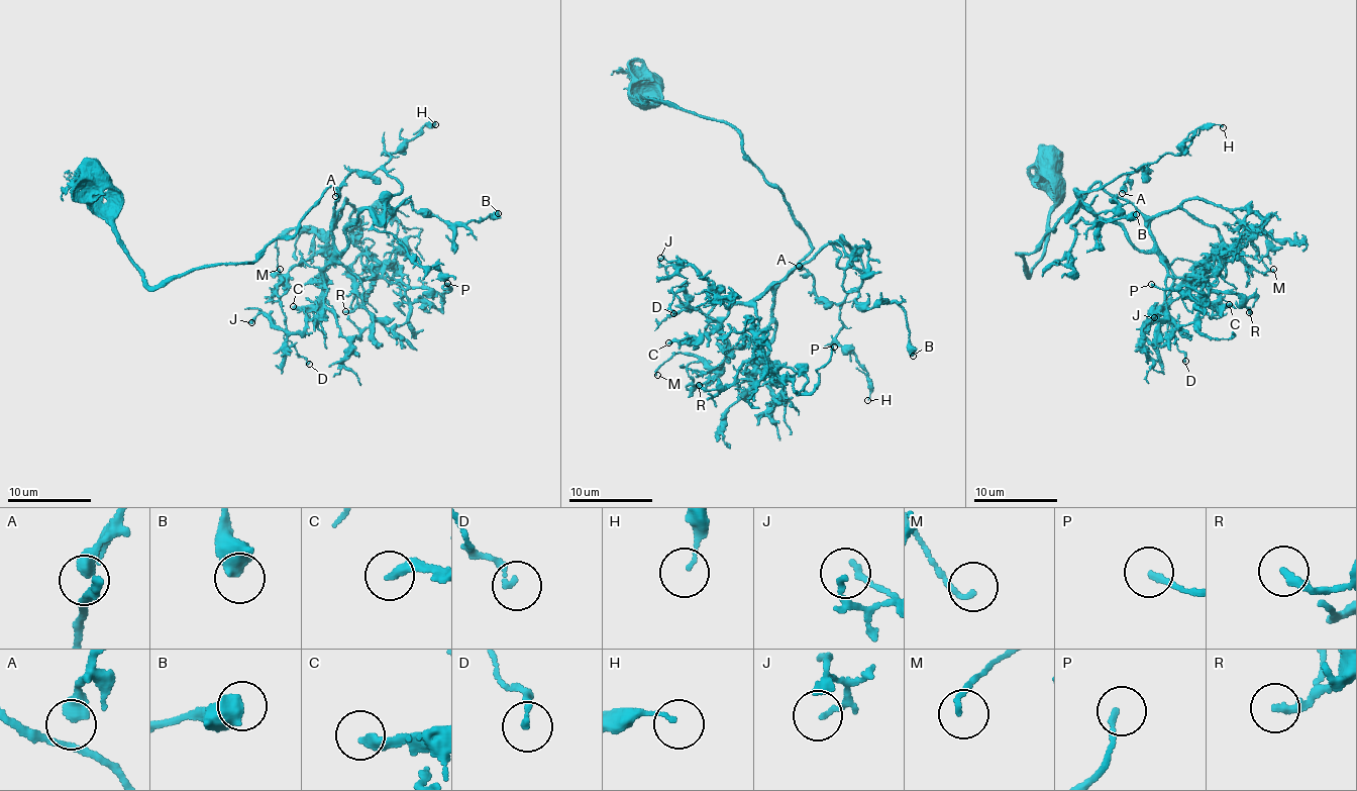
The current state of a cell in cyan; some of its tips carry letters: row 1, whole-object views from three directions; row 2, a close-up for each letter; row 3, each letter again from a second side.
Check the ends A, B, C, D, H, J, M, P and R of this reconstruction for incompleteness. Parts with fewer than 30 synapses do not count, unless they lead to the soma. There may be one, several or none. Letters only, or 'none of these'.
none of these

